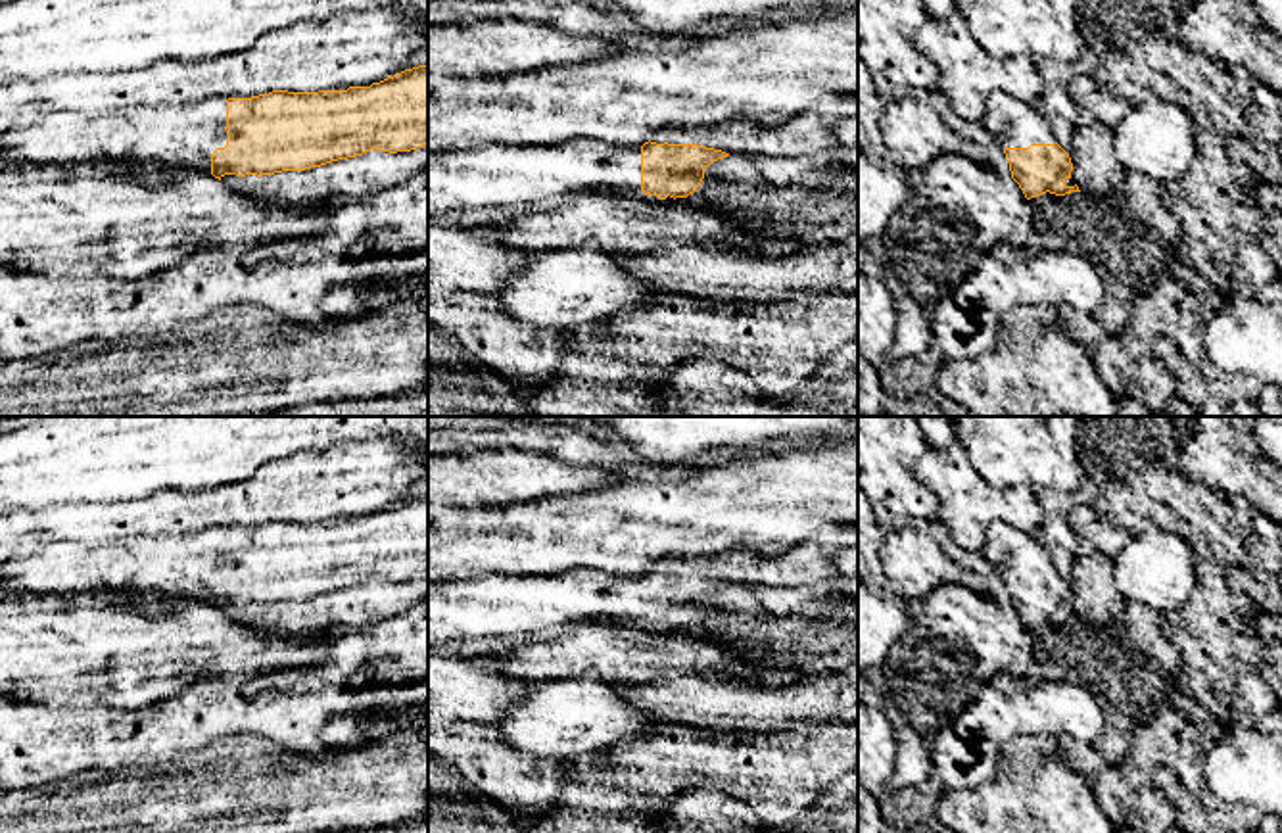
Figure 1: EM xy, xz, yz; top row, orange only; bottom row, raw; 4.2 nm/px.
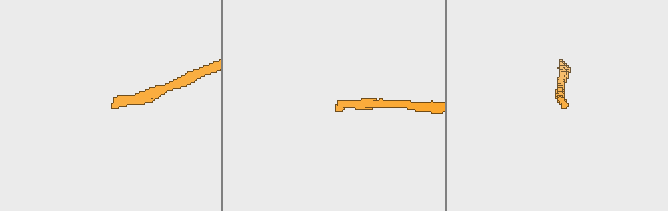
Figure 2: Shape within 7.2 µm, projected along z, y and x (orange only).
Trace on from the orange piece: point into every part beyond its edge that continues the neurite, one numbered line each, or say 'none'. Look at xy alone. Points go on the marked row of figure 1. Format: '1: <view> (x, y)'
1: xy (154, 139)

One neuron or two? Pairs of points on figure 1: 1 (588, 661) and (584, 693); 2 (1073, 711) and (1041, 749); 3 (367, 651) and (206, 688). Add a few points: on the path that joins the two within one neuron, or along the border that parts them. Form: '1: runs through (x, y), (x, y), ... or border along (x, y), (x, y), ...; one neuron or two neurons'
1: border along (542, 680), (605, 678), (630, 686); two neurons
2: border along (1023, 736), (1052, 736), (1056, 739); two neurons
3: runs through (327, 678), (294, 705), (246, 705); one neuron

